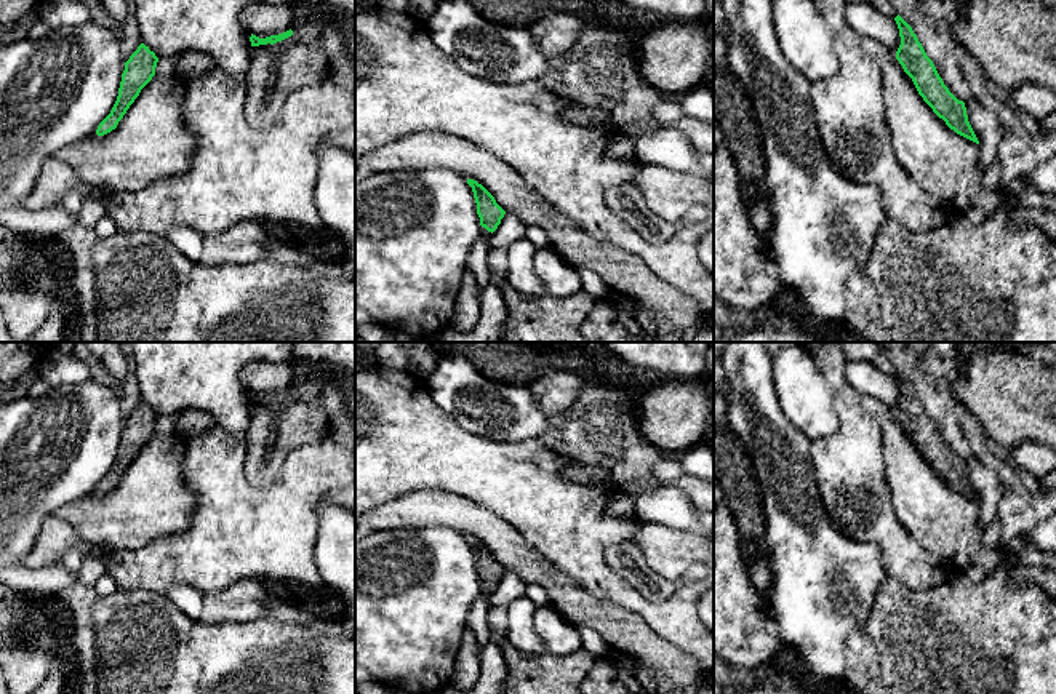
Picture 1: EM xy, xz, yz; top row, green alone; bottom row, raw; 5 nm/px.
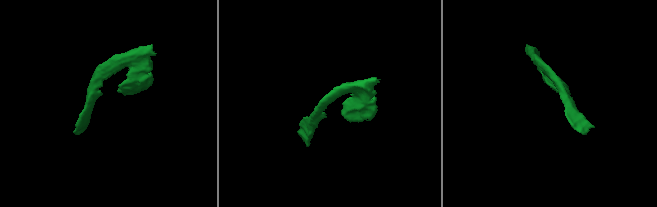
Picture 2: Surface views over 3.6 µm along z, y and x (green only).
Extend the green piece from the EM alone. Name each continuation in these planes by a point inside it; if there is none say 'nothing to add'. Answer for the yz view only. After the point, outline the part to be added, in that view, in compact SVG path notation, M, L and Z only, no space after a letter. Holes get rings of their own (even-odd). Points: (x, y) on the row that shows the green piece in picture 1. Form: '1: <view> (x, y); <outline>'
nothing to add

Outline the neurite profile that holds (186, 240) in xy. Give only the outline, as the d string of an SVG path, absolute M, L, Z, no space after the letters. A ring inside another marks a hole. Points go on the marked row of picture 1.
M186 225L171 227L166 233L170 243L190 261L200 261L203 235Z

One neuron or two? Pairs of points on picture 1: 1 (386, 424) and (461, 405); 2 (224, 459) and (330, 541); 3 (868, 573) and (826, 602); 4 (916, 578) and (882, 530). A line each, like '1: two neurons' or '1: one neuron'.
1: two neurons
2: two neurons
3: one neuron
4: one neuron

